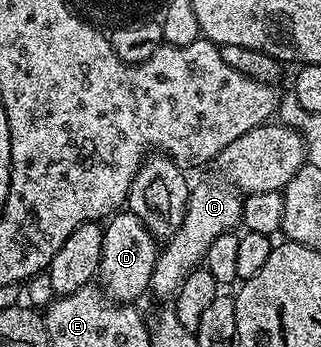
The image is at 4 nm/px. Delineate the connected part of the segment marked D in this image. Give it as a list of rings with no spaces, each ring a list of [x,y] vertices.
[[[117,212],[103,223],[104,239],[102,240],[102,260],[98,275],[99,285],[105,295],[113,302],[125,304],[139,303],[139,298],[149,293],[152,284],[152,273],[158,253],[157,239],[130,212]]]

